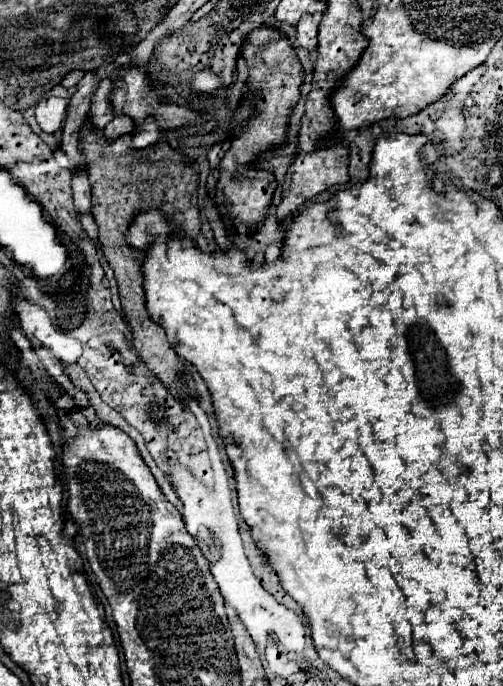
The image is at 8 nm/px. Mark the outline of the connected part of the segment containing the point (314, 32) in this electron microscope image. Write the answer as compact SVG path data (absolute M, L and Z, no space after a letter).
M312 13L312 15L304 15L298 25L296 25L296 39L298 43L306 49L306 51L316 51L318 47L318 25L322 21L322 13Z

